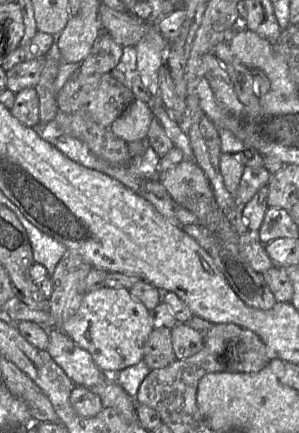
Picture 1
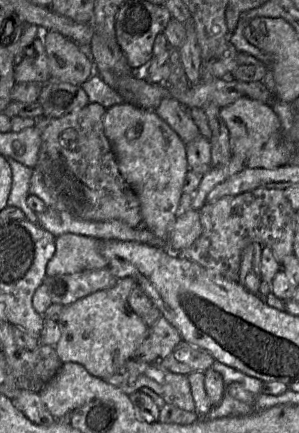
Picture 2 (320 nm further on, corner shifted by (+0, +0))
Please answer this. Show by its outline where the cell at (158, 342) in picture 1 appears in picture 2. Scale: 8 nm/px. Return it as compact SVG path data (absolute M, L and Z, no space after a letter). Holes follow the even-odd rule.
M128 360L113 375L103 379L126 394L149 387L166 403L186 411L195 410L195 402L187 375L170 372L156 362L146 363Z

